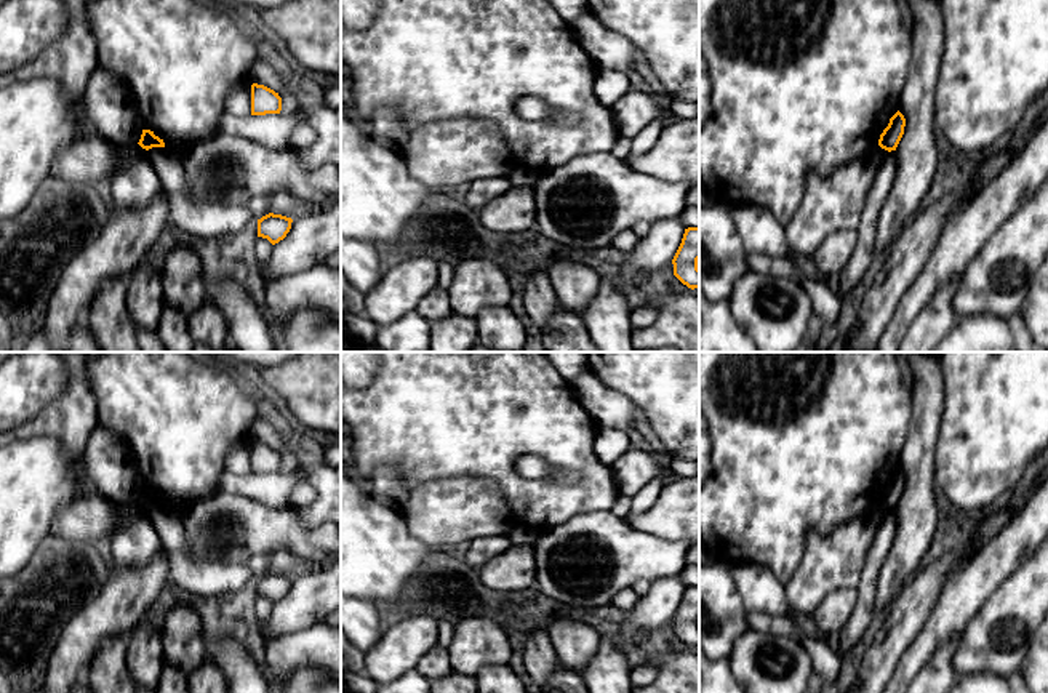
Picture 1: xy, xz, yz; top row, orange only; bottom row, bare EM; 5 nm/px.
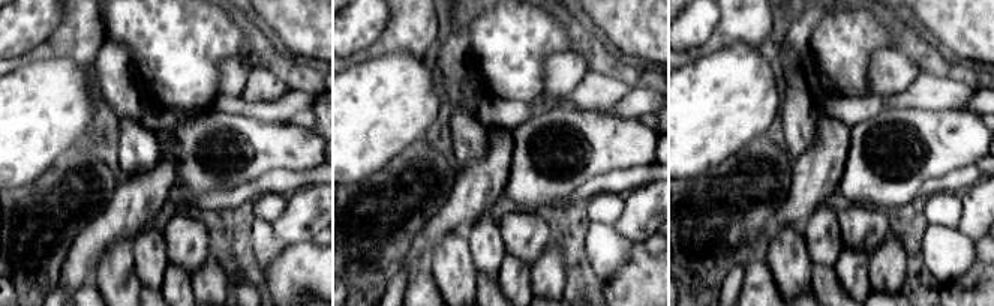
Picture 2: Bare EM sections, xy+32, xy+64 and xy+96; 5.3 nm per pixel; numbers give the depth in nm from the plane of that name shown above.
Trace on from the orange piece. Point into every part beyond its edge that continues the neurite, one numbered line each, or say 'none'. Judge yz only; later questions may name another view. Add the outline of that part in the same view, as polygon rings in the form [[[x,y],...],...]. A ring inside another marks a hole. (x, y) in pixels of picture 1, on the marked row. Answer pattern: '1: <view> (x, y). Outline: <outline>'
none

